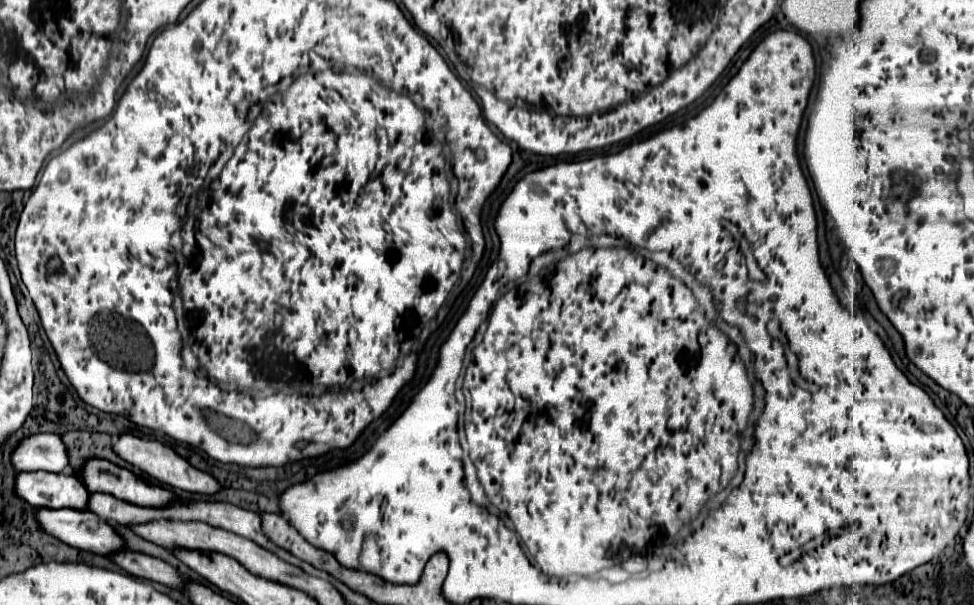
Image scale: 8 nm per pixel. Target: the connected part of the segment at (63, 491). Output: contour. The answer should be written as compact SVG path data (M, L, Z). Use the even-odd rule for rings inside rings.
M20 472L16 482L16 494L34 508L50 510L88 510L86 500L90 498L88 488L76 476L50 472Z

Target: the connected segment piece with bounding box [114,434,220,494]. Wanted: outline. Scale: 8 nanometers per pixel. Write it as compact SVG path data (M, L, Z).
M124 434L120 436L120 440L116 442L114 450L118 452L120 458L124 458L126 462L130 462L132 466L140 468L144 474L148 474L150 478L156 478L158 482L162 484L168 484L172 488L180 488L180 490L186 490L186 492L192 492L192 494L216 494L220 490L220 484L216 478L212 478L210 474L206 472L200 472L196 470L194 466L190 466L184 458L180 458L170 446L166 444L160 444L156 440L142 440L142 438L136 438L132 434Z

